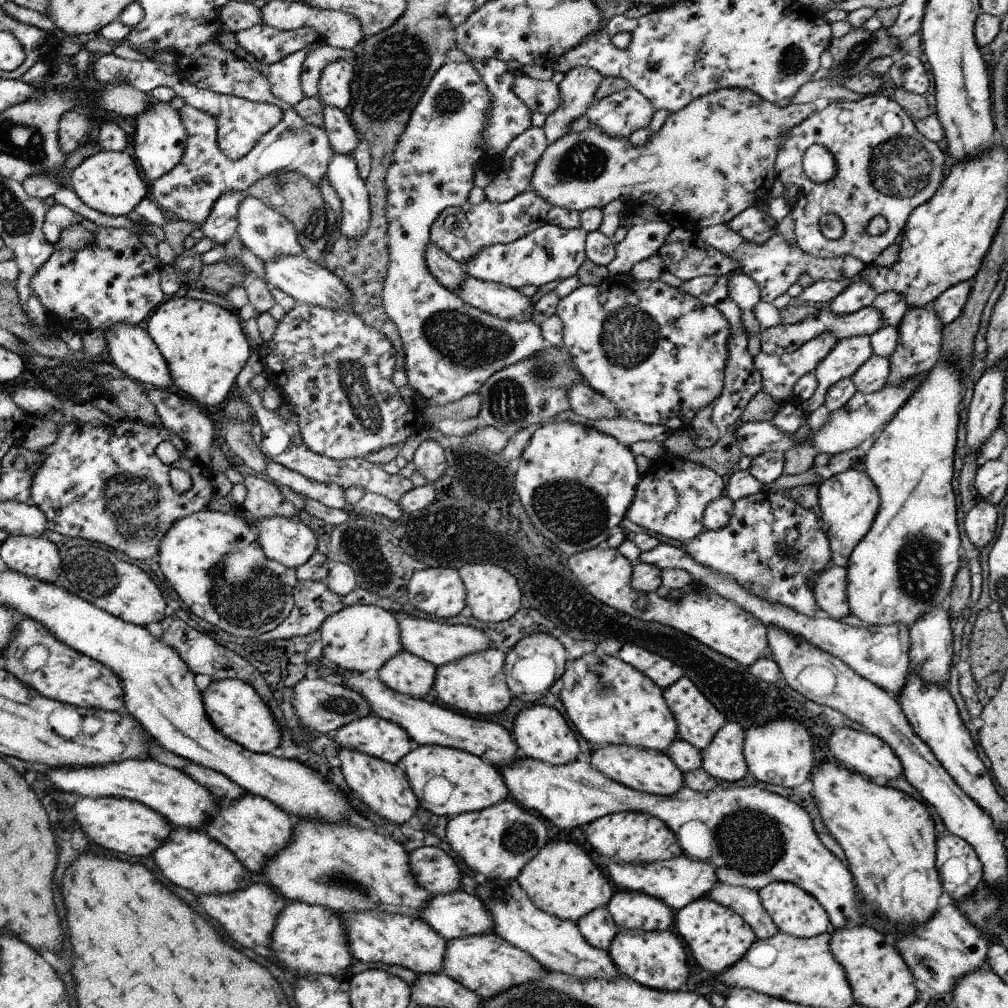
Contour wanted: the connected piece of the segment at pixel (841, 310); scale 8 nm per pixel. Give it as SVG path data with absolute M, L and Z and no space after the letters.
M857 279L835 296L827 307L839 315L852 314L870 307L875 296L874 289L865 280Z

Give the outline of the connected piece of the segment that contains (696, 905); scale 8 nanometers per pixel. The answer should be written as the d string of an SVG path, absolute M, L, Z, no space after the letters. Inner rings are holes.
M707 896L681 908L675 922L678 934L684 938L696 962L712 974L720 974L735 965L757 939L752 927L741 916Z

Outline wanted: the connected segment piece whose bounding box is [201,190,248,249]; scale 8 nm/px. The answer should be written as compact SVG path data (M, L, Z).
M227 190L212 207L211 214L204 221L204 236L212 239L217 247L224 249L225 244L237 234L240 203L248 195L246 191Z

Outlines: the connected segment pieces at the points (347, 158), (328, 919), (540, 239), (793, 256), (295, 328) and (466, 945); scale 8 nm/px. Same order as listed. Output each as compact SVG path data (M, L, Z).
M335 154L326 176L342 199L340 232L358 241L371 226L370 194L352 155Z
M300 901L288 902L280 918L277 918L273 934L276 954L292 974L346 975L351 973L350 966L356 961L352 946L349 945L345 922L337 911L322 905L311 905Z
M548 222L511 243L498 243L477 250L464 269L468 276L484 282L498 283L508 288L520 286L544 286L558 278L577 274L579 266L586 260L585 238L587 232L579 229L563 229Z
M732 225L704 227L696 235L722 254L738 261L739 270L742 274L751 276L752 280L759 286L760 301L767 303L771 303L777 296L786 293L802 274L808 274L815 281L822 279L837 281L843 278L854 278L865 267L864 262L850 255L833 256L825 259L812 256L801 249L797 242L786 240L778 232L760 244L743 239L743 236Z
M305 305L295 306L286 316L278 322L275 334L268 341L268 355L264 358L264 373L268 376L269 382L276 382L282 386L284 395L289 399L290 407L296 414L296 419L302 430L303 441L315 451L316 454L326 455L328 458L342 460L351 458L364 458L368 453L375 453L384 447L401 446L408 440L408 436L414 432L412 424L414 418L408 416L408 405L402 399L398 387L392 382L392 375L396 370L397 352L392 341L375 327L371 327L359 316L344 309L330 310L324 307Z
M490 933L449 940L442 972L485 1000L497 997L512 987L539 981L545 977L547 969L528 954L528 951L519 949L501 936Z

